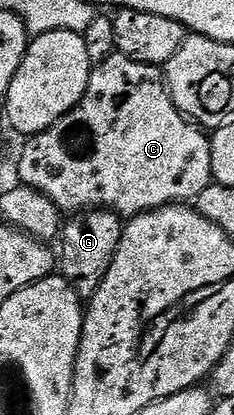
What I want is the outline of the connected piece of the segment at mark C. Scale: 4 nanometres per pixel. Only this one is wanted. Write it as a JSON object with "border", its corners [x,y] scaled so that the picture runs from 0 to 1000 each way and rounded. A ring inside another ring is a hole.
{"border":[[[474,130],[453,137],[440,152],[406,157],[393,166],[385,198],[368,207],[368,227],[342,239],[338,251],[265,282],[252,294],[222,299],[201,316],[132,330],[107,347],[120,349],[107,352],[103,369],[85,376],[81,441],[201,472],[274,516],[338,516],[363,506],[457,506],[513,525],[603,520],[615,511],[662,508],[667,501],[769,496],[791,487],[833,484],[838,475],[868,467],[915,434],[906,419],[906,342],[893,320],[850,299],[808,289],[752,258],[752,251],[735,243],[735,229],[718,224],[705,186],[671,157],[615,154],[603,145],[560,135]]]}

